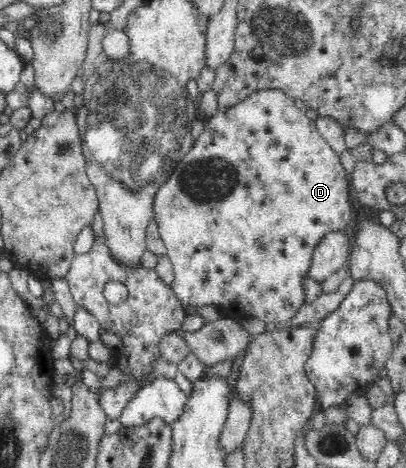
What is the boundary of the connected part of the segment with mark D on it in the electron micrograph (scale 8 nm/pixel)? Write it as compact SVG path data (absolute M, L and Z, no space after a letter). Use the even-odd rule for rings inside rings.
M259 88L247 95L245 100L233 104L225 112L218 112L209 121L205 121L205 131L193 144L191 150L184 159L172 171L167 183L155 194L153 199L153 215L157 222L160 238L167 249L167 256L171 260L174 279L171 283L171 290L175 297L179 298L182 304L189 304L196 307L220 306L225 307L225 313L239 313L249 315L264 323L273 321L286 322L298 313L301 305L305 305L303 297L305 290L299 281L308 276L308 269L313 258L315 247L322 242L322 239L330 234L330 231L350 231L354 218L356 206L349 202L350 175L345 173L341 159L329 146L329 143L319 134L316 123L301 109L297 109L295 103L288 95L280 89Z

